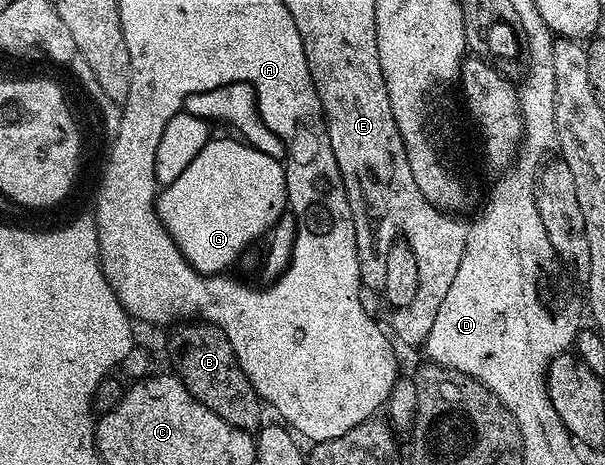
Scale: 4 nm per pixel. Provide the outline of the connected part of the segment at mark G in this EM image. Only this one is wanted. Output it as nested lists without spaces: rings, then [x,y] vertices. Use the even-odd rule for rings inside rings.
[[[210,138],[195,159],[176,177],[162,186],[155,200],[155,214],[175,241],[179,253],[201,275],[222,274],[260,235],[268,236],[285,214],[289,205],[289,190],[285,164],[280,159],[260,152],[249,142],[235,139]]]

